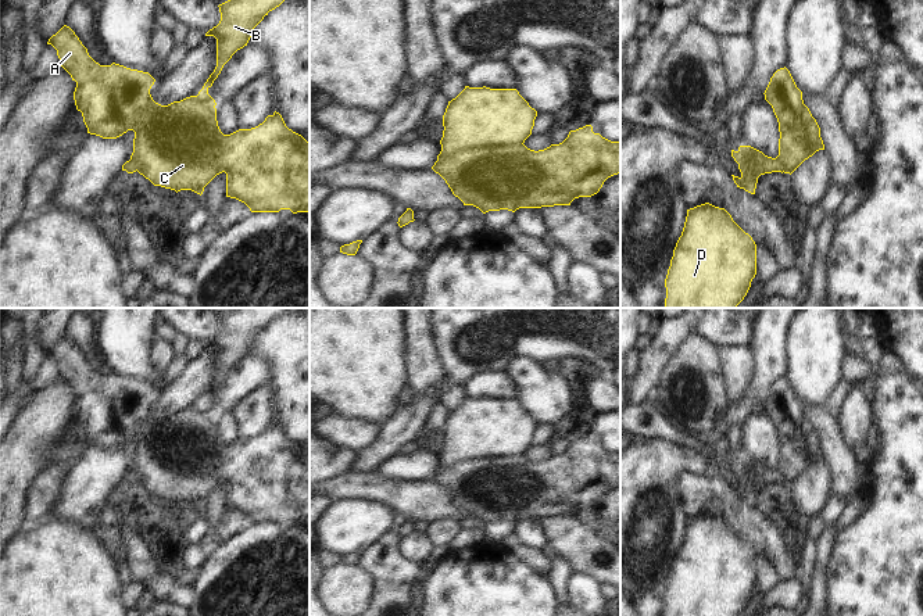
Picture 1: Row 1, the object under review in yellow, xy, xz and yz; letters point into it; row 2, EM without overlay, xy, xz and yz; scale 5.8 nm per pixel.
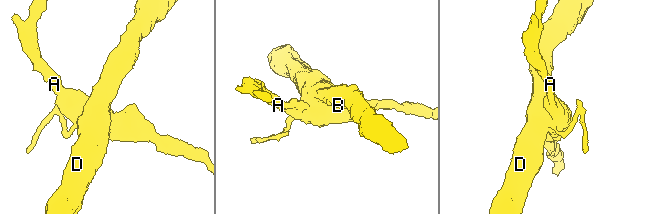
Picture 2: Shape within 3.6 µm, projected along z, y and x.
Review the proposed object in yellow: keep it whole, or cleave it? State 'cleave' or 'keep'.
cleave

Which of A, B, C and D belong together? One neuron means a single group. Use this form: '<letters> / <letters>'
A C / B D

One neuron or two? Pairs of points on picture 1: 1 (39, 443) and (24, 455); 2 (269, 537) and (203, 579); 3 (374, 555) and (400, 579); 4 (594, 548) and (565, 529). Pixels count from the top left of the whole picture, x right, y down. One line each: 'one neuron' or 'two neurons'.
1: one neuron
2: one neuron
3: one neuron
4: one neuron

